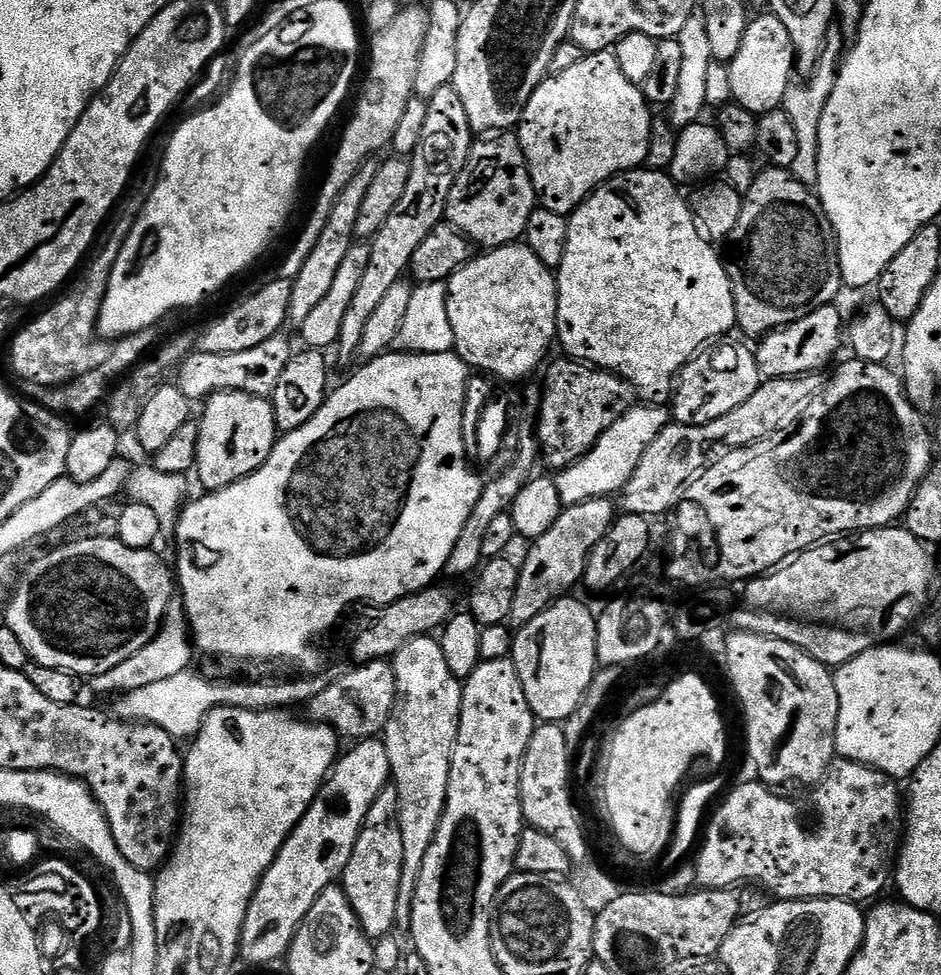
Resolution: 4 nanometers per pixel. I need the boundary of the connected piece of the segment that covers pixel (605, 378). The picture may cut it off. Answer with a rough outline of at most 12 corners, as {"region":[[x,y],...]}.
{"region":[[579,360],[547,365],[543,467],[563,472],[638,400]]}

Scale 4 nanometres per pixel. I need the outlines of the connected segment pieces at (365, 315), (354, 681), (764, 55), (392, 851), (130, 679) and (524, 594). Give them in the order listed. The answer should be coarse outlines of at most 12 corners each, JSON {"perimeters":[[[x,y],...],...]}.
{"perimeters":[[[452,83],[427,102],[410,183],[371,237],[370,267],[335,347],[366,321],[444,220],[474,143]],[[387,659],[352,666],[306,706],[315,723],[359,742],[396,705]],[[756,14],[731,53],[732,100],[781,107],[796,47],[778,17]],[[398,790],[366,814],[342,887],[375,942],[397,927]],[[183,599],[168,603],[156,637],[91,677],[100,696],[175,678],[193,667]],[[567,505],[531,541],[510,617],[523,626],[583,581],[618,515]]]}

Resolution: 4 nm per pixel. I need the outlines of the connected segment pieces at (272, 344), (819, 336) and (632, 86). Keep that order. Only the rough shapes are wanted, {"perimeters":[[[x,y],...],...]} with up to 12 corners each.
{"perimeters":[[[281,334],[236,354],[190,353],[176,385],[193,402],[269,397],[294,355]],[[835,303],[755,345],[764,380],[819,373],[846,340]],[[612,50],[545,78],[518,125],[539,207],[641,167],[651,111]]]}

